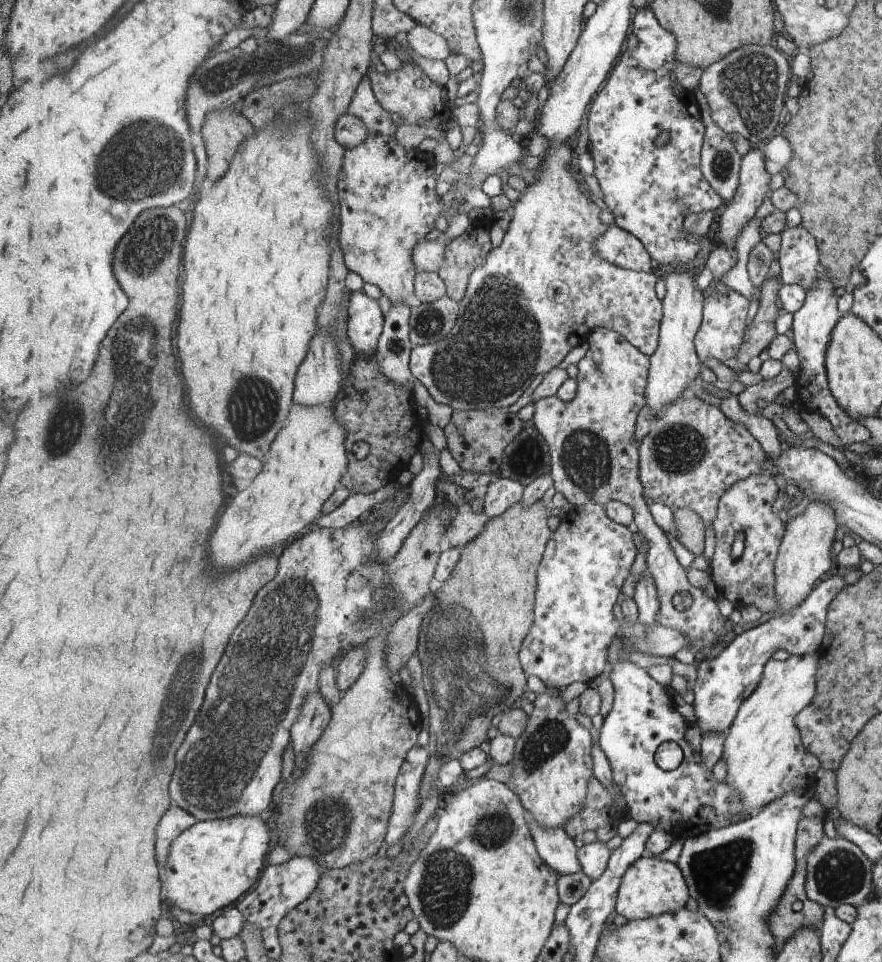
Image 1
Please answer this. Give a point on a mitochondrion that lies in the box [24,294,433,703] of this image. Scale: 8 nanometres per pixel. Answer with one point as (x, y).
(131, 373)

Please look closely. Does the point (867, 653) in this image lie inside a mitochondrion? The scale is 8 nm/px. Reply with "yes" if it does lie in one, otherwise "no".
no

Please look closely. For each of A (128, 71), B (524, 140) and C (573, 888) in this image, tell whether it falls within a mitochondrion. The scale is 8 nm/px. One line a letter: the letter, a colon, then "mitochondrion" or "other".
A: other
B: other
C: other

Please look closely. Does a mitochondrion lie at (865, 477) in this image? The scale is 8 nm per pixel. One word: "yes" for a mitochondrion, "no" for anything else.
no

